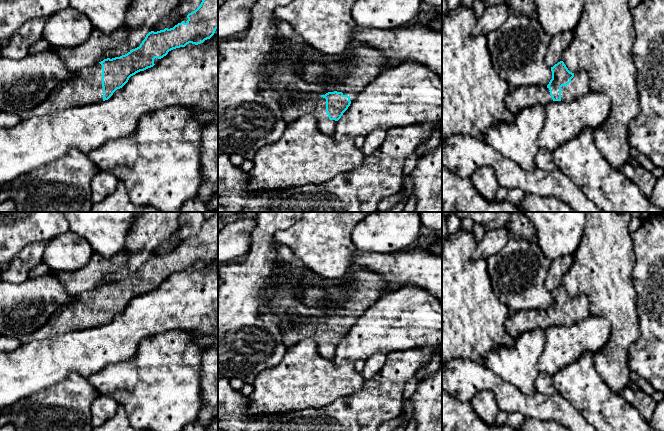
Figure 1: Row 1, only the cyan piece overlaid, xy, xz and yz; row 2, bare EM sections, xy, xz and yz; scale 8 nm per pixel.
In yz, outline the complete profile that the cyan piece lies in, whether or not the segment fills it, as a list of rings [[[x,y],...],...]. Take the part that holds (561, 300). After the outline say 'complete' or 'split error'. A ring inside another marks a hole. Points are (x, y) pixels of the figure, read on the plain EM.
[[[563,285],[551,291],[552,303],[547,310],[520,310],[508,316],[506,332],[514,338],[535,329],[546,330],[553,325],[572,325],[590,316],[585,295],[570,296]]]; split error

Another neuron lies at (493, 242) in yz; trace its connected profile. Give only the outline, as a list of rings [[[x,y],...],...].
[[[498,228],[485,232],[483,239],[477,243],[472,254],[473,259],[488,259],[490,256],[499,253],[510,240],[506,228]]]

